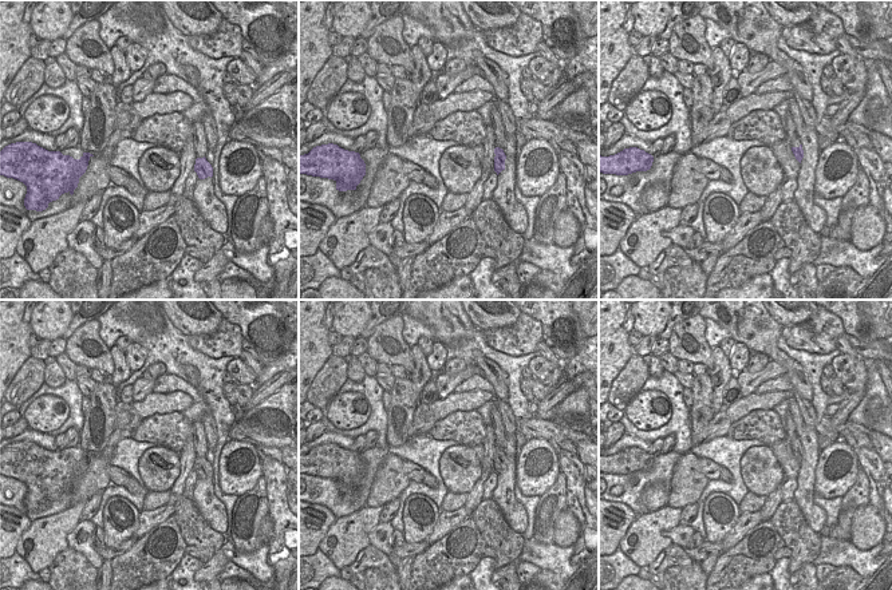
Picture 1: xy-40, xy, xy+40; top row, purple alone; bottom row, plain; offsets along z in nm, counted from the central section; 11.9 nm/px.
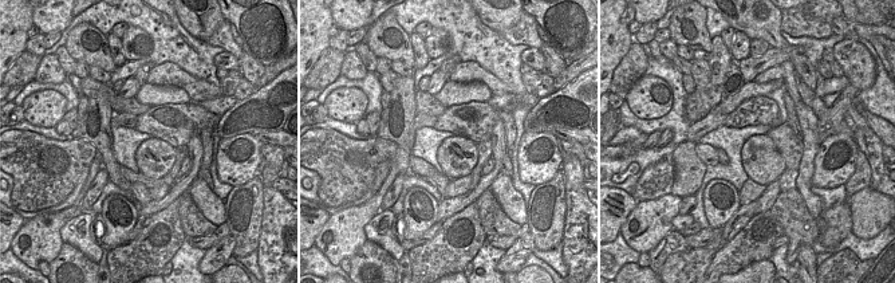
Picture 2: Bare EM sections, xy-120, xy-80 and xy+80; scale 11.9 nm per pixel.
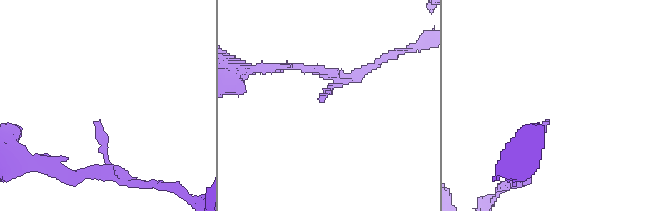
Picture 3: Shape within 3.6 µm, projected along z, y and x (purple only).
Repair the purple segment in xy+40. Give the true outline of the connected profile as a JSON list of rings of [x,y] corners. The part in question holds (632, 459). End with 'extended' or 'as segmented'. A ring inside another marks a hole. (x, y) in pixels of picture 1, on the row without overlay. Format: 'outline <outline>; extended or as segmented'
outline [[[629,447],[615,455],[599,455],[599,472],[628,475],[636,471],[650,470],[652,462],[654,456],[651,454],[638,447]]]; as segmented

